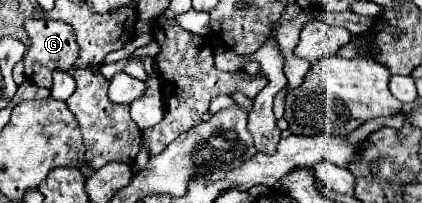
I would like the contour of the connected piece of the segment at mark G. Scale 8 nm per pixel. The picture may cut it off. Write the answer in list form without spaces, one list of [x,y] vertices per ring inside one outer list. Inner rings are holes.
[[[27,20],[25,22],[25,30],[29,34],[31,46],[27,50],[27,54],[23,56],[23,64],[25,64],[25,76],[35,82],[41,88],[51,88],[51,72],[55,68],[61,70],[69,70],[79,54],[79,46],[77,46],[77,38],[73,34],[73,28],[65,22],[57,22],[57,20]]]

